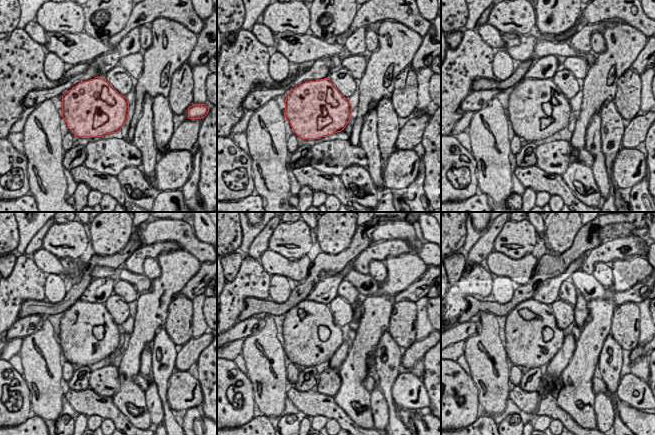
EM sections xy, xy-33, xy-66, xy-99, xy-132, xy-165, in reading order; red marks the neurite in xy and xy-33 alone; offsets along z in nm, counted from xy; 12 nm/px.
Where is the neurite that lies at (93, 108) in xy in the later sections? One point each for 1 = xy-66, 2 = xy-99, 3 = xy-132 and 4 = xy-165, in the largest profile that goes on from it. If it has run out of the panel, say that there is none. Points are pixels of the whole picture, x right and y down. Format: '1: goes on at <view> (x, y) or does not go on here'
1: goes on at xy-66 (537, 109)
2: goes on at xy-99 (88, 332)
3: goes on at xy-132 (311, 335)
4: goes on at xy-165 (533, 337)

